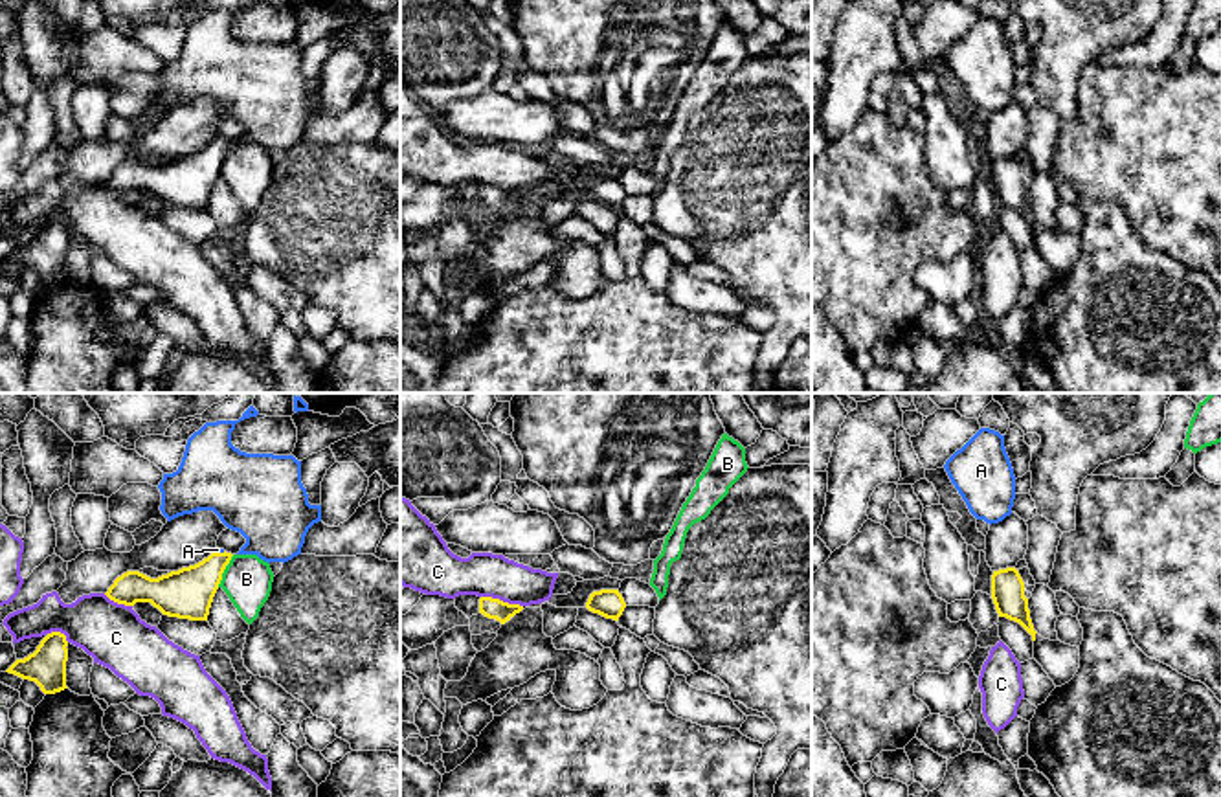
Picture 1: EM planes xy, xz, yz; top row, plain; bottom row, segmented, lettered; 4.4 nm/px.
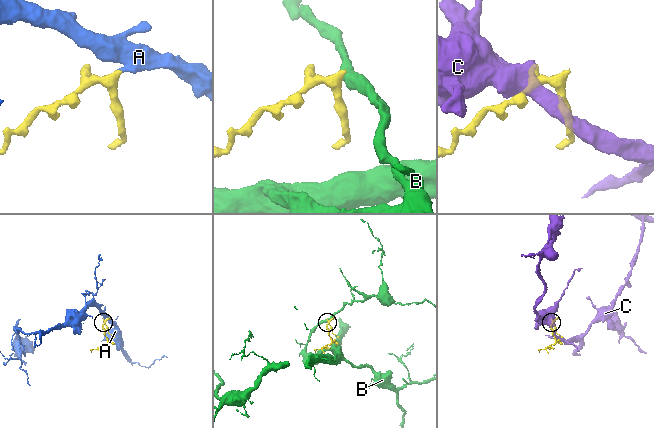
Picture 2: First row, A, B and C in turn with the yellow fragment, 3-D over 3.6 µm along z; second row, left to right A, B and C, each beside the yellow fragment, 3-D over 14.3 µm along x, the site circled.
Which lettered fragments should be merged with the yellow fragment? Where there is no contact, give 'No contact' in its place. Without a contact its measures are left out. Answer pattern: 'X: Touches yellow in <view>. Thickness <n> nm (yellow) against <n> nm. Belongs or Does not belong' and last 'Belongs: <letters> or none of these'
A: Touches yellow in xy. Thickness 220 nm (yellow) against 20 nm. Belongs
B: Touches yellow in xy. Thickness 220 nm (yellow) against 220 nm. Does not belong
C: Touches yellow in xz. Thickness 90 nm (yellow) against 190 nm. Does not belong
Belongs: A

